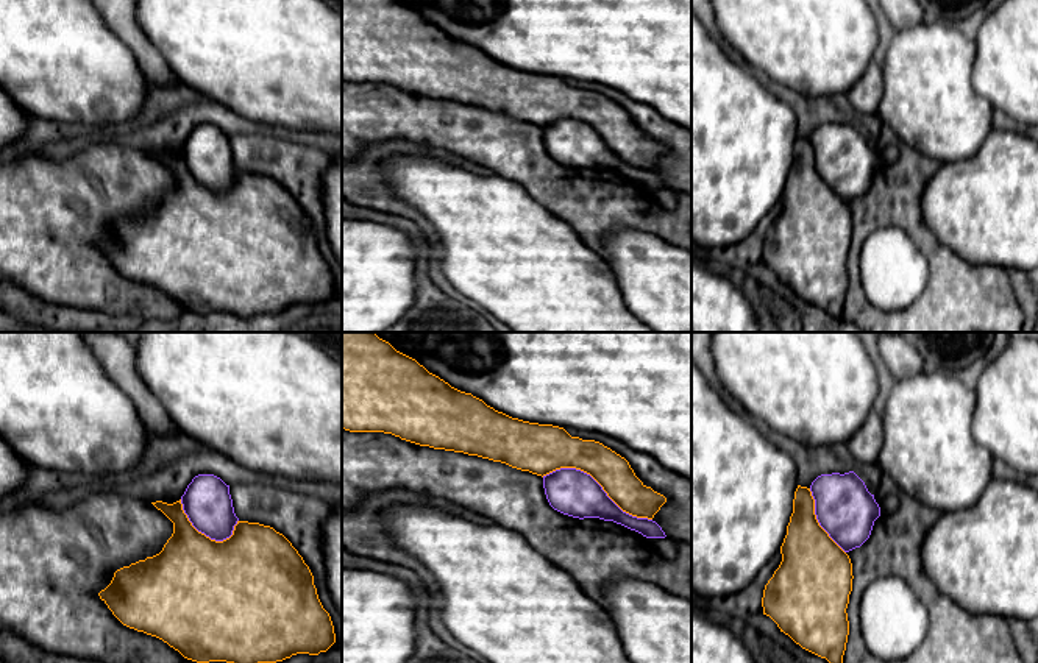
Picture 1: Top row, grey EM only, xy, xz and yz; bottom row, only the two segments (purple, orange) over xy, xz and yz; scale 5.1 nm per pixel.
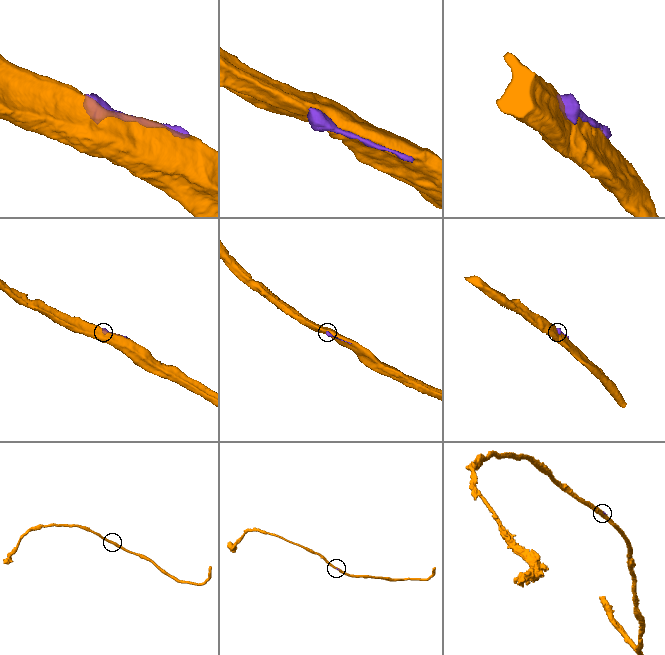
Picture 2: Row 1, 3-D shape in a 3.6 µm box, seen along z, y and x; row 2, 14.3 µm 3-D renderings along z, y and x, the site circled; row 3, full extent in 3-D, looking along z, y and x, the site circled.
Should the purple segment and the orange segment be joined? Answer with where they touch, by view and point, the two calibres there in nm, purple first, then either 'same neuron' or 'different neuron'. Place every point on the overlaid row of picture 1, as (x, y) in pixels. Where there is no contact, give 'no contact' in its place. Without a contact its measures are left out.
meets purple in xz at (598, 484); 240 nm thick on the purple side, 190 nm on the other; different neuron

